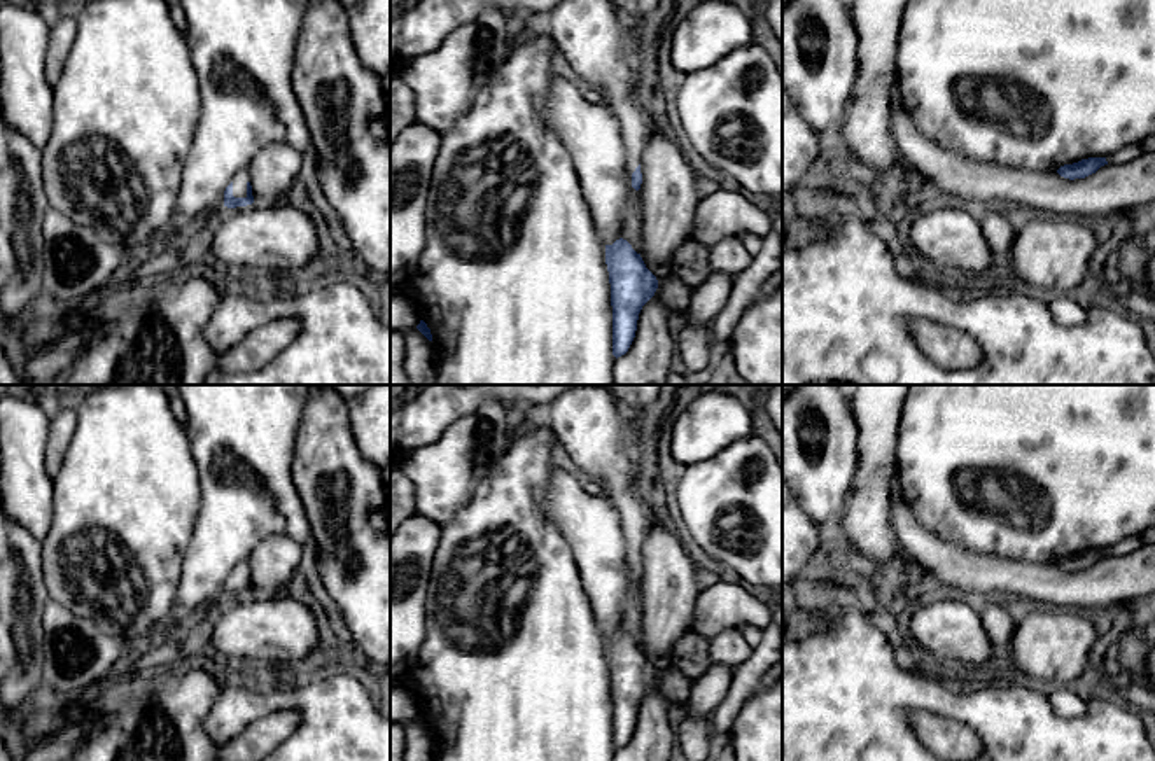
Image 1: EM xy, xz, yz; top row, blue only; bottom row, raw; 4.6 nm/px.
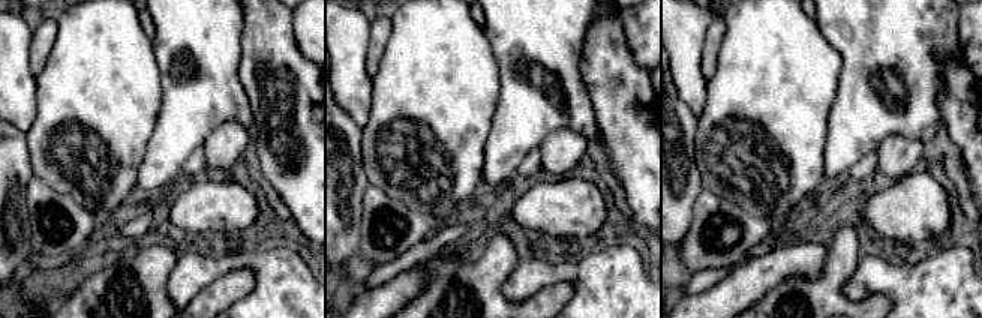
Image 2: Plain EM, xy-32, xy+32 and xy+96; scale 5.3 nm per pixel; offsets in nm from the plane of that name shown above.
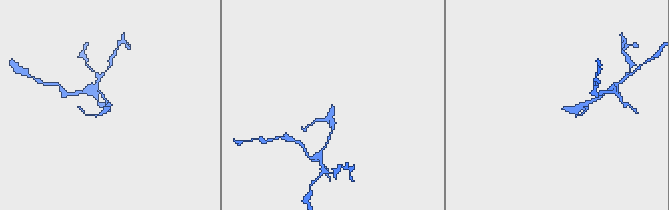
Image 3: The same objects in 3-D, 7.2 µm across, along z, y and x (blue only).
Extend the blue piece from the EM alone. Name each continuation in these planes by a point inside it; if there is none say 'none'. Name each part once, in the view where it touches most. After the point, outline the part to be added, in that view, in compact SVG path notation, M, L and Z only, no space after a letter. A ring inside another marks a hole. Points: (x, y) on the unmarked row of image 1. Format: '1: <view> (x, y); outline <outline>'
1: xy (240, 572); outline M240 563L236 565L234 572L233 572L233 588L234 590L247 590L247 574L248 574L248 565Z

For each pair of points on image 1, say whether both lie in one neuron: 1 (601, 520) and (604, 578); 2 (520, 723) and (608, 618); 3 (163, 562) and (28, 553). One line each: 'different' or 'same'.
1: same
2: different
3: different

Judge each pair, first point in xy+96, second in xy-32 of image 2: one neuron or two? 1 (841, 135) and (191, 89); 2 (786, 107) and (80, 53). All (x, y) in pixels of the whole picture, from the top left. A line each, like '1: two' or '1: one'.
1: one
2: one

